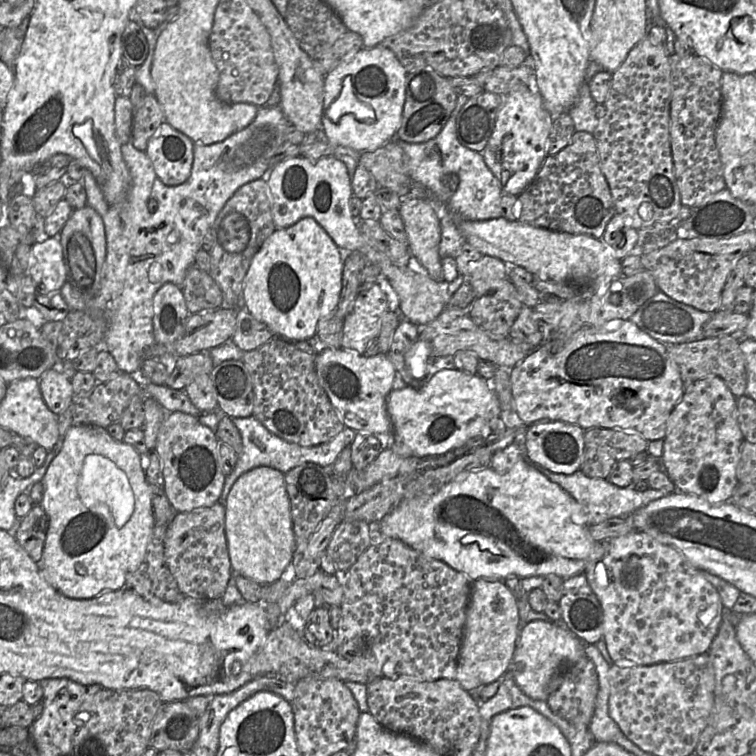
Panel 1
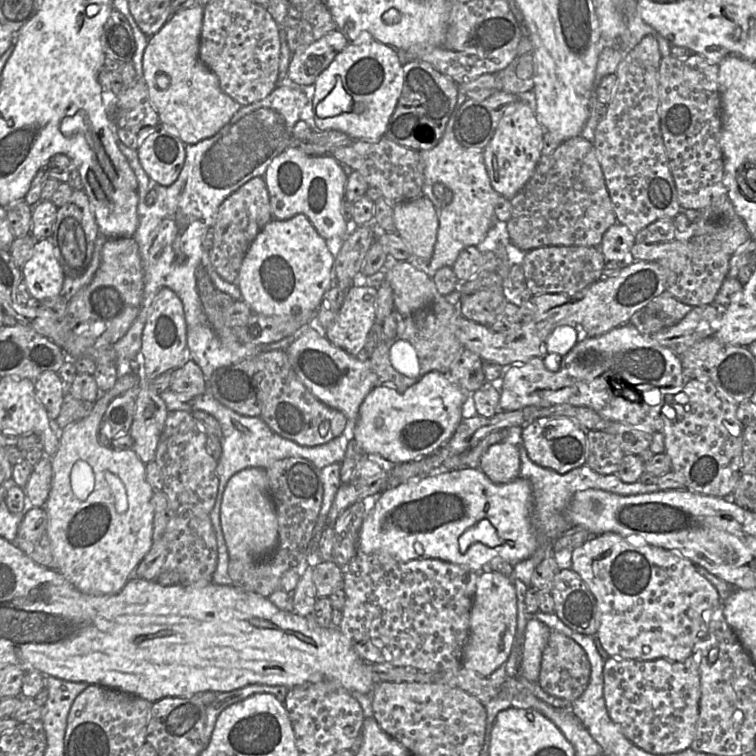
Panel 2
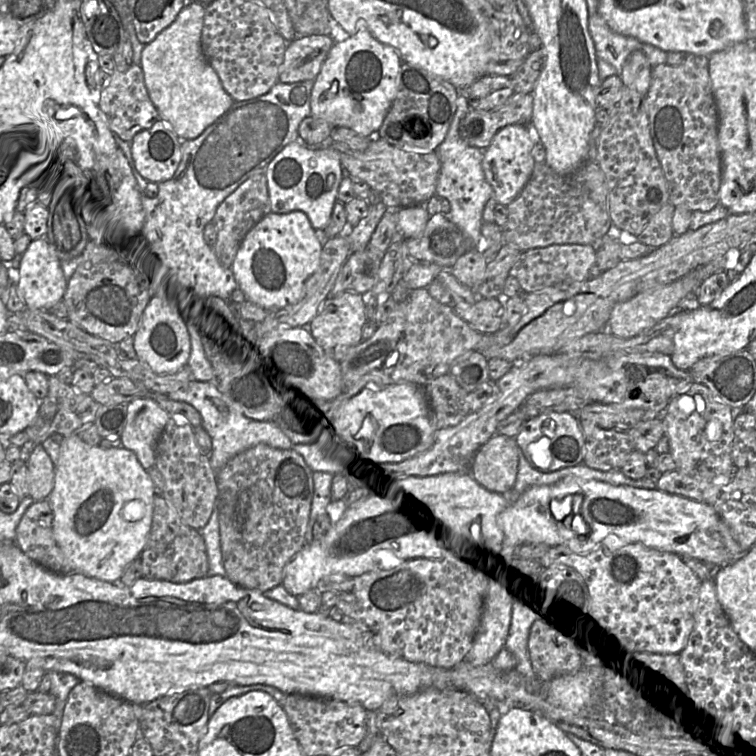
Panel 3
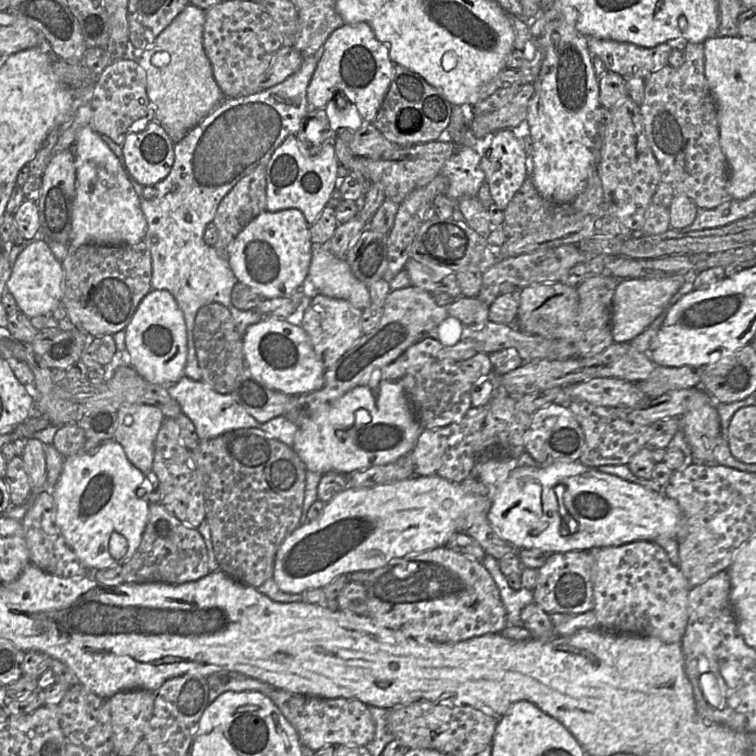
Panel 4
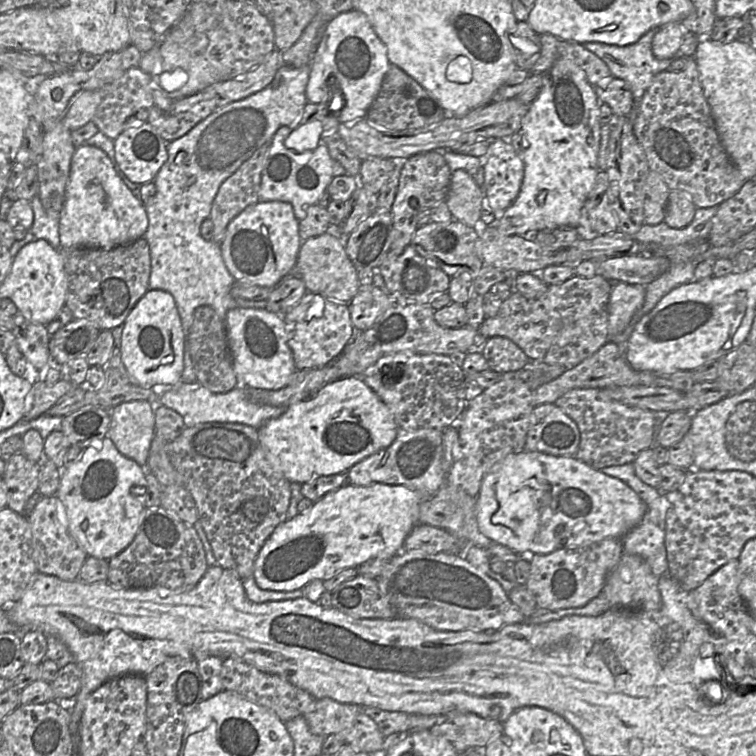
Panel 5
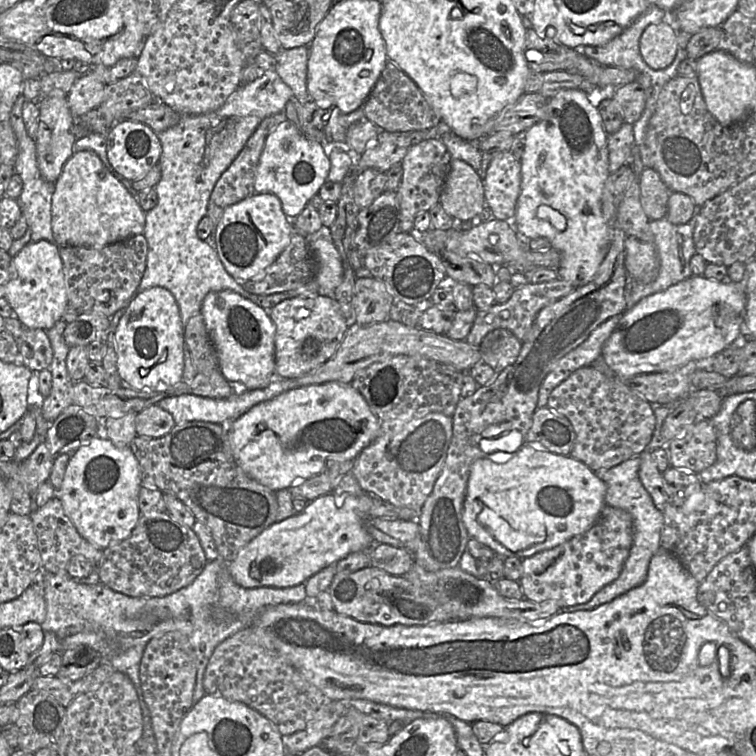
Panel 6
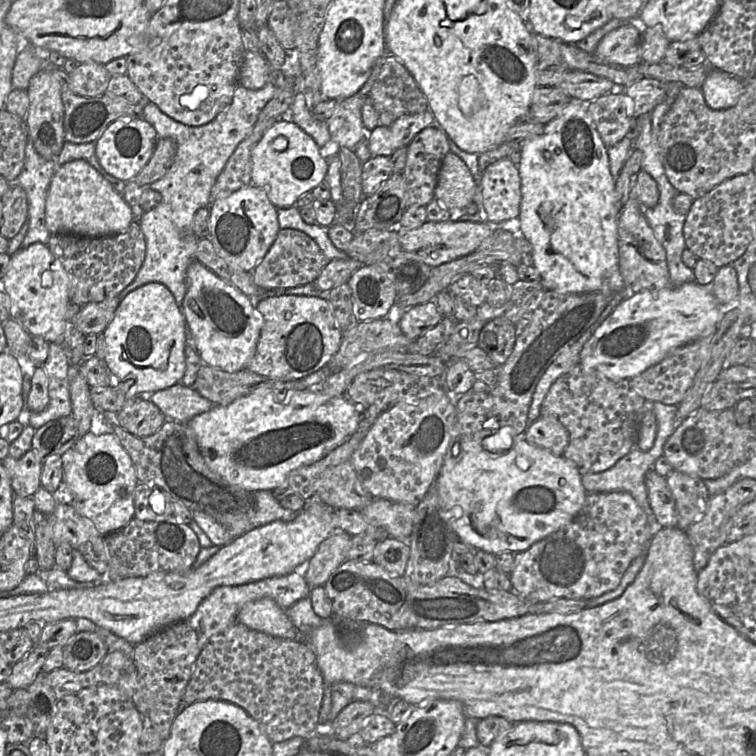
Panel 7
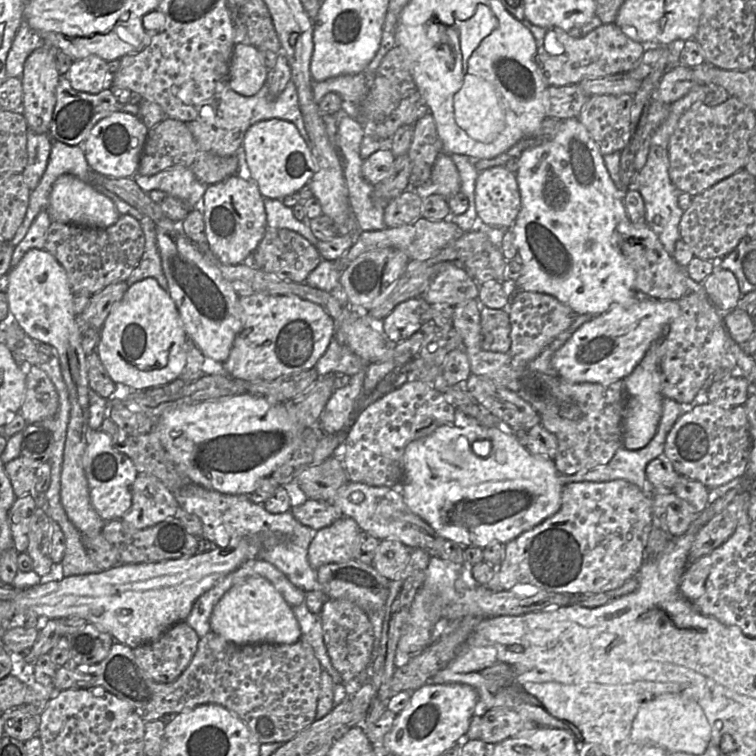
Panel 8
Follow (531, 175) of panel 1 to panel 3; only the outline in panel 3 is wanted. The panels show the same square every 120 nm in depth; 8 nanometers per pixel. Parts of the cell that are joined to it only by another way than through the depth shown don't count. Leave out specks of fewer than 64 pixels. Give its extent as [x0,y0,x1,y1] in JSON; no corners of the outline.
[482,124,535,206]

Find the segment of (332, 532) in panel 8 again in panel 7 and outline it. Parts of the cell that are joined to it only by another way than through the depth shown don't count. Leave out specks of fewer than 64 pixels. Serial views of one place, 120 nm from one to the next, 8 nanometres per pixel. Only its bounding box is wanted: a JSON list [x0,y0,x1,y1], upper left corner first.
[304,531,351,588]

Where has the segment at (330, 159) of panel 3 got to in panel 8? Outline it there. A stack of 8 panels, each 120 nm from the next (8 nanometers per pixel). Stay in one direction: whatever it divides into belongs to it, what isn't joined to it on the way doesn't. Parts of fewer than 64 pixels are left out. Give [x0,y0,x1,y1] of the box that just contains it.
[243,118,315,200]

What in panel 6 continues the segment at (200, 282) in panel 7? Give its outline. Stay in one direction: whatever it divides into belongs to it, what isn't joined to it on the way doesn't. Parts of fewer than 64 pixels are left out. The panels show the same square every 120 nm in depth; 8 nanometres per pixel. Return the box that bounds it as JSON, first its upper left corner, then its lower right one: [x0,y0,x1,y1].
[201,290,276,390]

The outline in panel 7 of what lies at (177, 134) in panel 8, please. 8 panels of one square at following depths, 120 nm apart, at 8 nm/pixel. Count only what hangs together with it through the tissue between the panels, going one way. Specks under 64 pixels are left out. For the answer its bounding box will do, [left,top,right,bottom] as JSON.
[132,138,176,188]

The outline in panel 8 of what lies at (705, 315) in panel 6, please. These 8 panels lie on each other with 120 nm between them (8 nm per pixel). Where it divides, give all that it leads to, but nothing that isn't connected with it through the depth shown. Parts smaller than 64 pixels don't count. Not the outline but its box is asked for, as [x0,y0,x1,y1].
[551,292,680,385]

